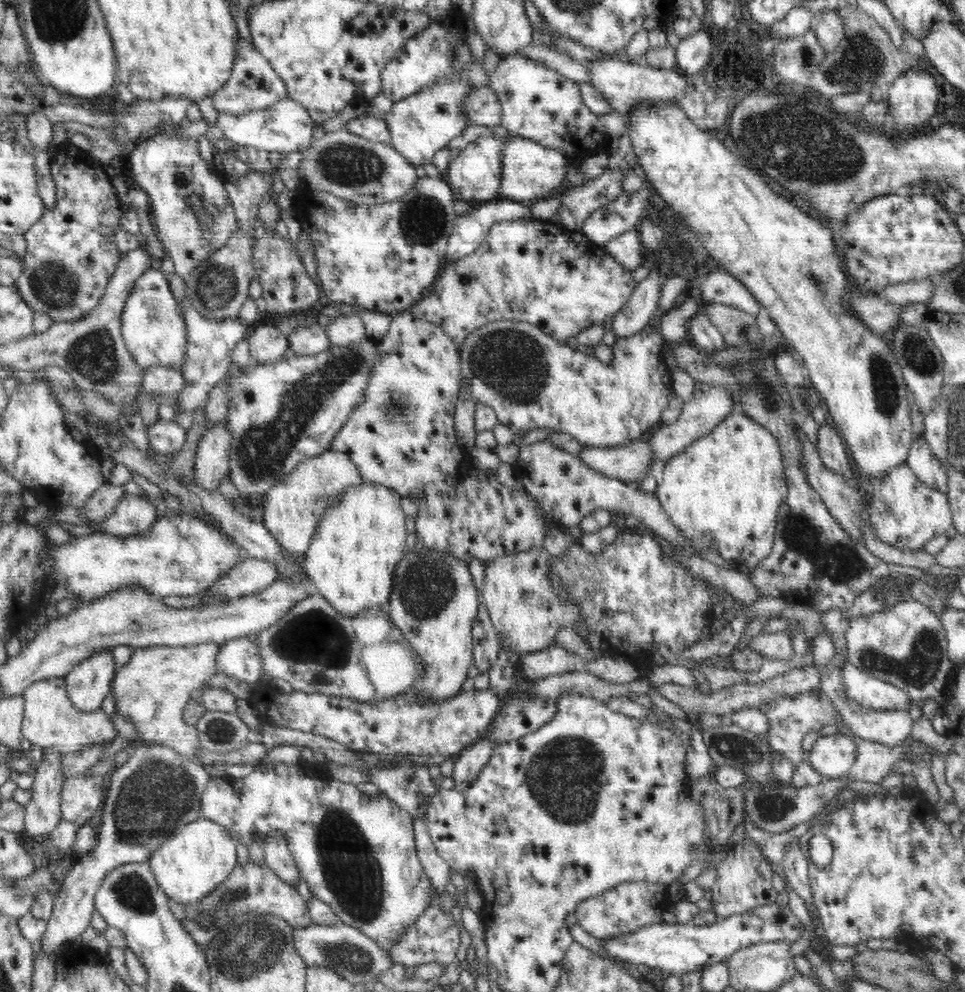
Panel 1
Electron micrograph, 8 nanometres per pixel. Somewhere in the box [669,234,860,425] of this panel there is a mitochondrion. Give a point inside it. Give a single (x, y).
(764, 392)

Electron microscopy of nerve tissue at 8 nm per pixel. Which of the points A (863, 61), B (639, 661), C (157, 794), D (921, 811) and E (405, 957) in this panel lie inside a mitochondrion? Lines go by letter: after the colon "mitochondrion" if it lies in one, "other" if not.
A: mitochondrion
B: other
C: mitochondrion
D: other
E: other

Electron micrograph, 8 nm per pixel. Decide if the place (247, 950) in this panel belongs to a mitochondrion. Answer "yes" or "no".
yes

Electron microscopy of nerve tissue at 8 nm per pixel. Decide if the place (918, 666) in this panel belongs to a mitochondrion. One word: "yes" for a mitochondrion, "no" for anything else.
yes

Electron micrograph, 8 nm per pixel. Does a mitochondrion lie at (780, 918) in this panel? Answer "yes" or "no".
no

